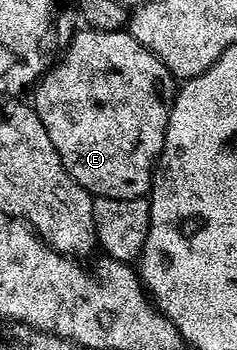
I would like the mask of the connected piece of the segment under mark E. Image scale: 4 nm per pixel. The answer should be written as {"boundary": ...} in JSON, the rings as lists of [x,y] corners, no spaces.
{"boundary":[[[85,27],[73,35],[71,42],[64,49],[59,60],[36,81],[34,93],[34,107],[42,126],[46,126],[46,134],[50,134],[50,142],[54,142],[54,150],[58,150],[58,158],[66,166],[66,170],[83,186],[91,192],[93,197],[109,196],[110,198],[138,198],[147,197],[152,190],[152,181],[158,172],[160,162],[160,151],[164,149],[164,139],[168,129],[168,115],[172,112],[172,101],[175,100],[178,91],[178,81],[172,75],[171,70],[158,59],[152,51],[142,42],[133,38],[132,33],[127,30],[119,32],[96,32],[92,28]]]}

